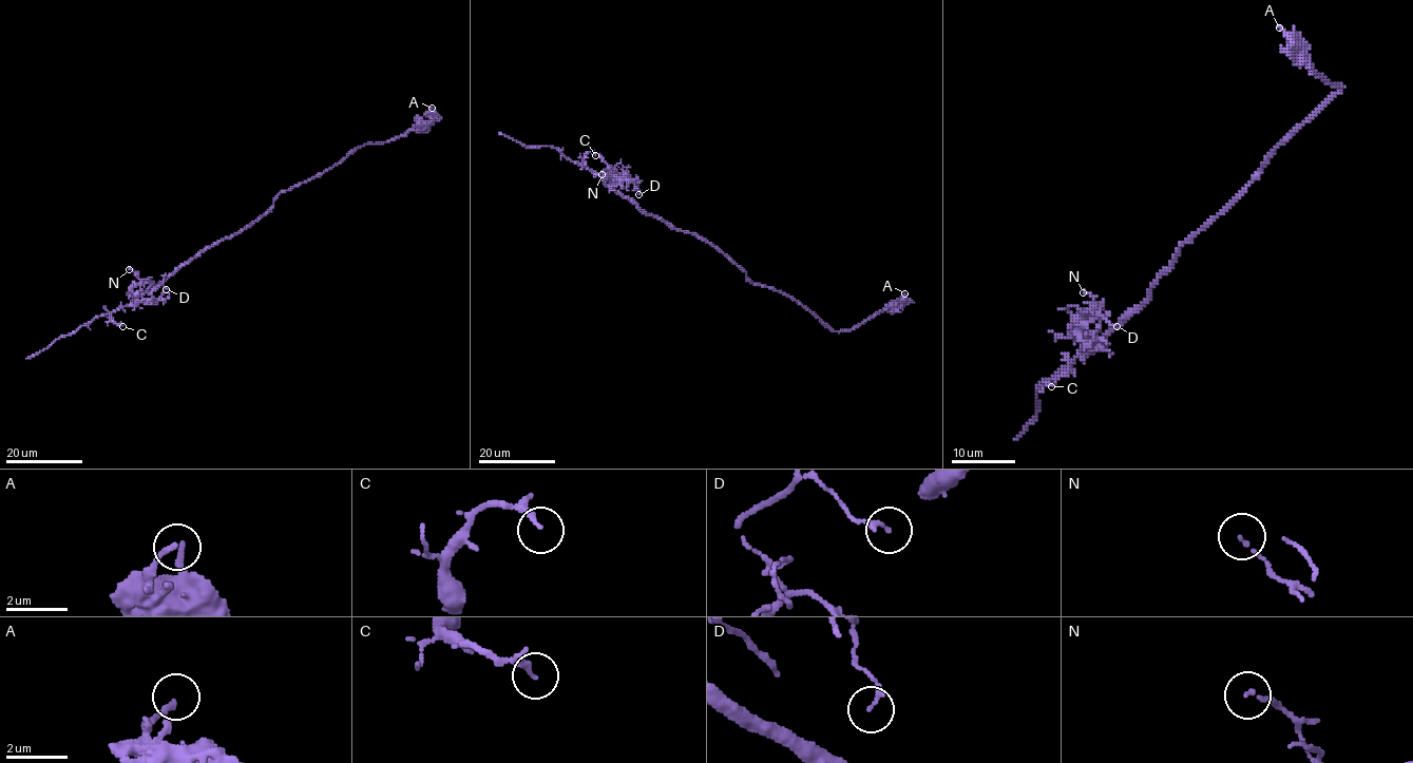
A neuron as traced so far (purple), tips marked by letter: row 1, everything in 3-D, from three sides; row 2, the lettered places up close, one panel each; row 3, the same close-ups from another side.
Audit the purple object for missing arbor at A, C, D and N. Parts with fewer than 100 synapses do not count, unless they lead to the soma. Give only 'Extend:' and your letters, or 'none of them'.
Extend: none of them

